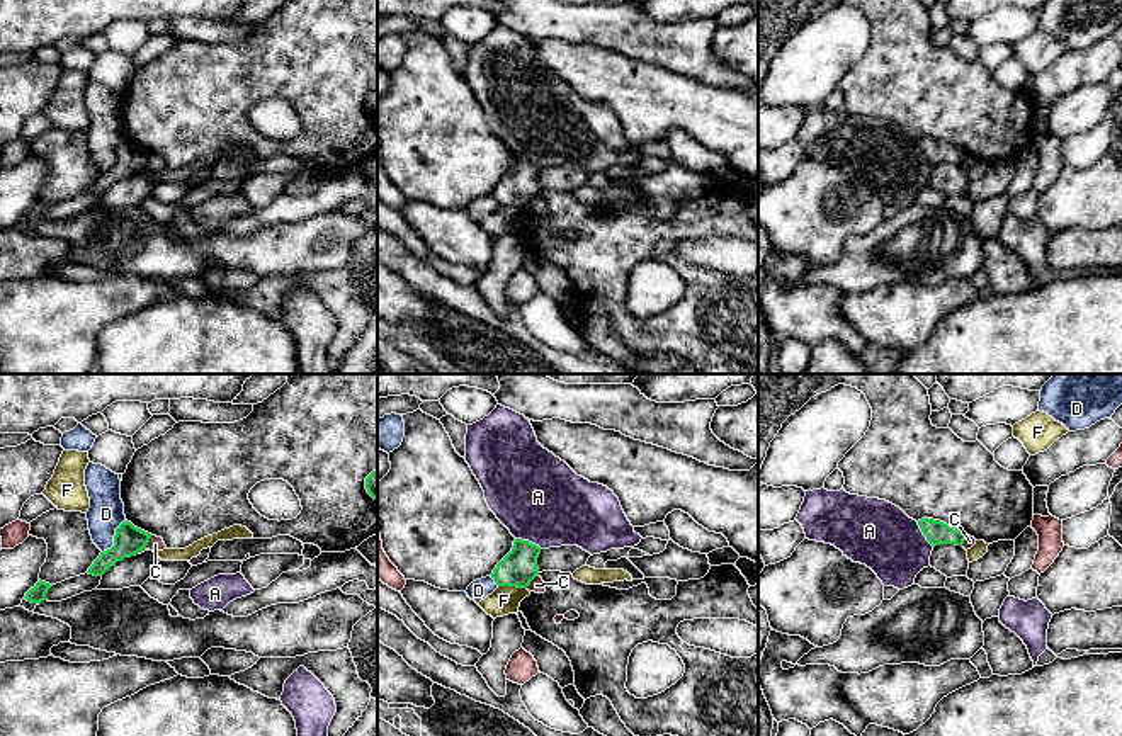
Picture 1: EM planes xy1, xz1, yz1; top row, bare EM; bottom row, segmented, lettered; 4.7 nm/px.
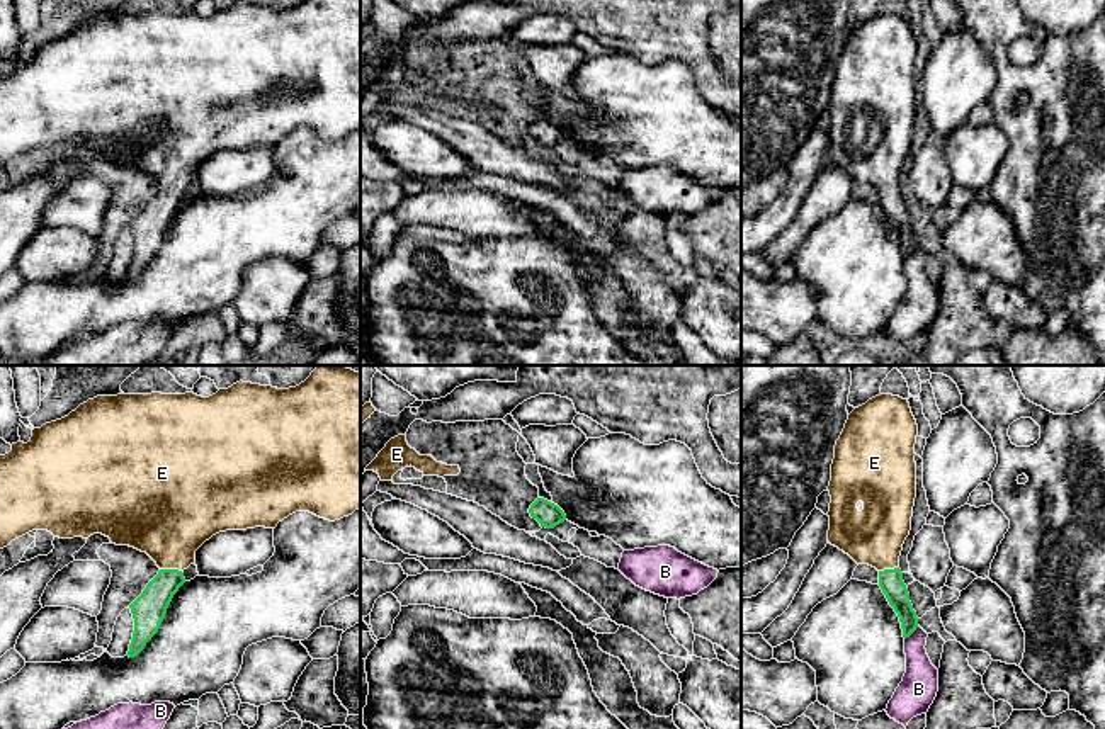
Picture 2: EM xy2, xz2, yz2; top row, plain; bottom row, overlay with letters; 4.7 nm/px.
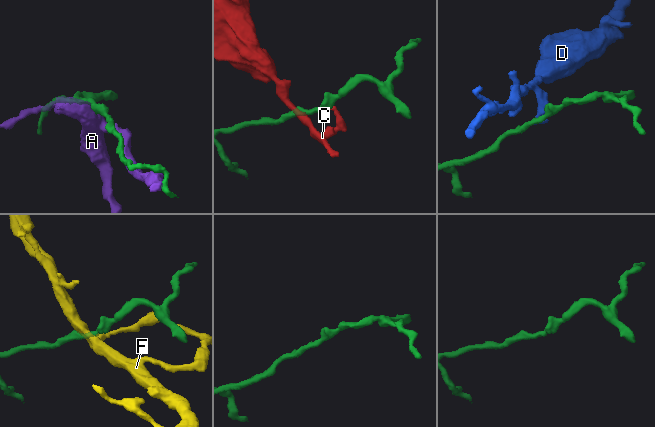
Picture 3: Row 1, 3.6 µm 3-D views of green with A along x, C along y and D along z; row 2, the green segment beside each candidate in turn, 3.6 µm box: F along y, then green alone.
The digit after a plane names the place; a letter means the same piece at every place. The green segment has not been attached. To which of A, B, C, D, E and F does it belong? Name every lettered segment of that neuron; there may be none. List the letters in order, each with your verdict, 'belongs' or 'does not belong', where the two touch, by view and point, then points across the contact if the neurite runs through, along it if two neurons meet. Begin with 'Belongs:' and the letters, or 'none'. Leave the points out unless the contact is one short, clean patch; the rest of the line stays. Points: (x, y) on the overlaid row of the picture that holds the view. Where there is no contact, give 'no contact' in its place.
Belongs: E
A: does not belong; contact xz1 (527, 541)
B: does not belong; contact yz2 (912, 632)
C: does not belong; contact xz1 (532, 578); border xz1 (538, 573), (526, 587)
D: does not belong; contact xy1 (114, 537); border xy1 (126, 520), (116, 529), (114, 543), (102, 553)
E: belongs; contact xy2 (170, 570); way xy2 (148, 610), (170, 578), (170, 570), (169, 517)
F: does not belong; contact xz1 (512, 585)

